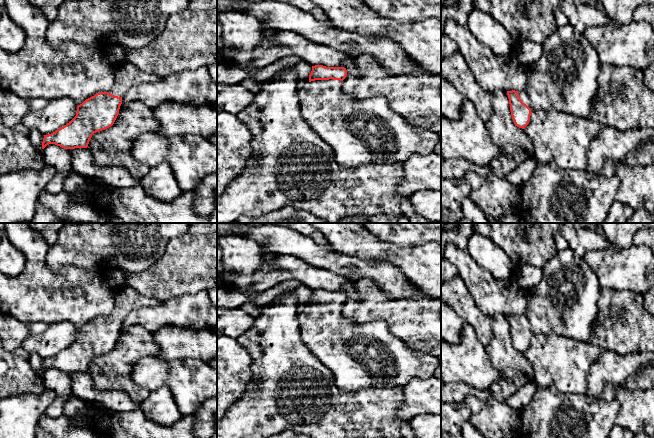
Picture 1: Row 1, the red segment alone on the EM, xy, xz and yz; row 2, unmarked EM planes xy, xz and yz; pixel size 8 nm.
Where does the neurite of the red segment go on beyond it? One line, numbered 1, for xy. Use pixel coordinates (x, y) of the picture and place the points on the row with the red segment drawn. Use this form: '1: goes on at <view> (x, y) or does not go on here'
1: goes on at xy (127, 74)

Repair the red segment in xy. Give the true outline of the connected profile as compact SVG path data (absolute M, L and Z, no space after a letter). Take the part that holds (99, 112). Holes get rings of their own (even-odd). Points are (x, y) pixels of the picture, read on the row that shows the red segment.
M129 61L118 63L110 92L99 92L77 106L76 116L55 132L44 135L42 149L55 144L64 149L87 148L92 135L111 127L122 97L133 86L159 82L162 77L143 72Z

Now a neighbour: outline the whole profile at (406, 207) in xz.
M409 196L403 198L400 208L401 208L403 216L408 218L411 223L431 223L428 220L426 220L424 217L420 216L413 209Z

